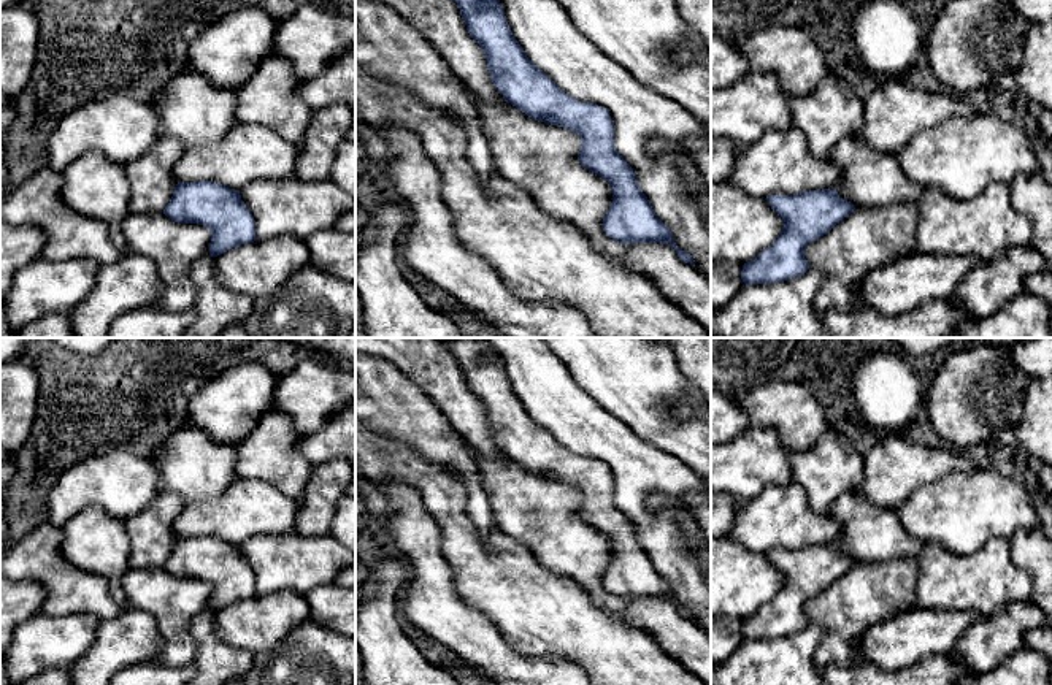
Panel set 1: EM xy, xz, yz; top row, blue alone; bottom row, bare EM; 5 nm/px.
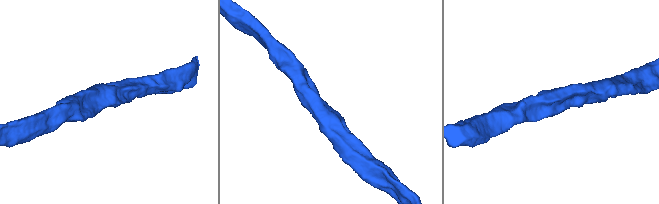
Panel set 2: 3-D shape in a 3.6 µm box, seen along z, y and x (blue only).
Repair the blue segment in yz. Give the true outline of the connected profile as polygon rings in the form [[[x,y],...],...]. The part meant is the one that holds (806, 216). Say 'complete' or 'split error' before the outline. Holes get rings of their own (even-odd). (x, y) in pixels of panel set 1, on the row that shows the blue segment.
complete | [[[833,187],[770,195],[765,200],[782,217],[784,227],[770,247],[743,265],[741,279],[746,285],[784,282],[804,274],[809,270],[806,246],[827,235],[855,209]]]

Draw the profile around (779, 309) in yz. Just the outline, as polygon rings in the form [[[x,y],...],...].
[[[809,268],[784,282],[744,284],[724,309],[711,311],[711,338],[830,338],[814,304],[824,277],[822,271]]]

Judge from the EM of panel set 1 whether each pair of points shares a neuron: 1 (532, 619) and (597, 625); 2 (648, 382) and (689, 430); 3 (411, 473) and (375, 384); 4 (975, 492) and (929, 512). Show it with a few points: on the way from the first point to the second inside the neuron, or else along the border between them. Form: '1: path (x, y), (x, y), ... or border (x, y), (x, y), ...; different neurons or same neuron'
1: path (548, 619), (581, 625); same neuron
2: path (648, 398), (648, 408), (673, 430); same neuron
3: border (372, 428), (387, 435), (433, 465); different neurons
4: path (963, 503), (954, 512), (940, 512); same neuron

